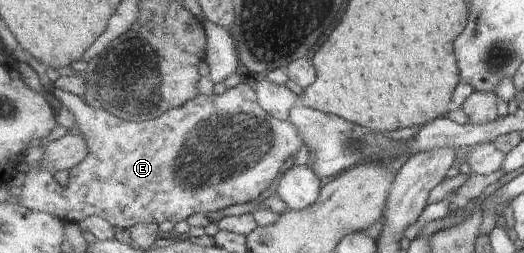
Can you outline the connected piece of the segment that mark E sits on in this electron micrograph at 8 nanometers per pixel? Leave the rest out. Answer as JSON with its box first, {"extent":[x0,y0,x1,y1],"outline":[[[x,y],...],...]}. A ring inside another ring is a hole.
{"extent":[19,83,304,231],"outline":[[[243,83],[238,84],[236,87],[227,89],[222,94],[201,94],[196,96],[193,100],[190,100],[185,106],[181,106],[181,108],[172,108],[171,110],[165,111],[161,116],[144,120],[143,122],[127,120],[125,116],[117,117],[117,114],[113,112],[113,108],[109,108],[109,104],[101,106],[101,108],[96,108],[94,104],[86,98],[73,95],[57,87],[53,87],[52,89],[52,94],[74,115],[76,122],[75,130],[80,132],[81,136],[84,136],[85,140],[87,140],[89,154],[87,154],[87,158],[85,158],[79,166],[69,171],[67,186],[61,186],[61,184],[55,180],[55,176],[53,176],[51,170],[43,170],[43,168],[28,169],[25,175],[25,182],[22,186],[22,201],[19,201],[19,203],[29,209],[55,215],[57,218],[64,220],[65,223],[80,223],[92,216],[100,216],[108,220],[112,225],[130,231],[131,227],[135,227],[136,224],[161,224],[161,222],[165,222],[165,220],[177,224],[177,222],[181,222],[181,220],[187,220],[187,218],[193,216],[193,214],[209,214],[218,212],[219,210],[225,210],[225,208],[229,208],[229,206],[232,205],[235,206],[235,204],[245,204],[252,200],[257,200],[257,198],[271,186],[273,180],[277,180],[279,170],[283,170],[283,164],[285,164],[289,158],[297,156],[299,150],[301,150],[301,146],[304,144],[300,132],[293,126],[291,121],[283,122],[277,117],[271,116],[263,106],[261,106],[255,91],[254,83],[250,83],[249,85]]]}

